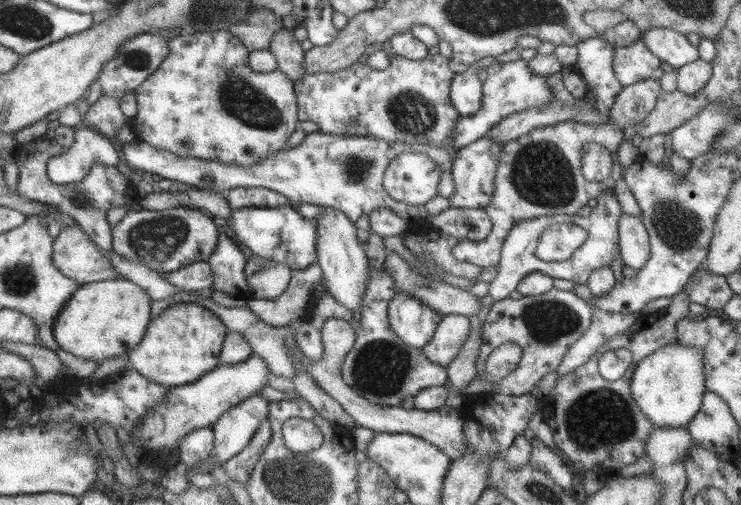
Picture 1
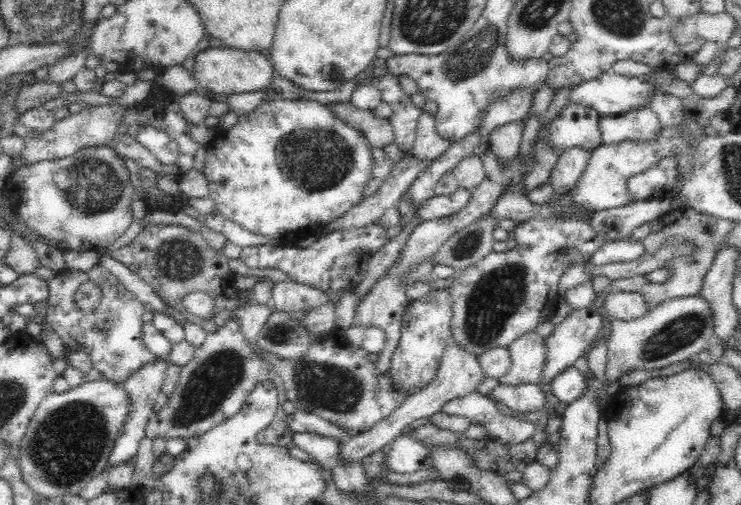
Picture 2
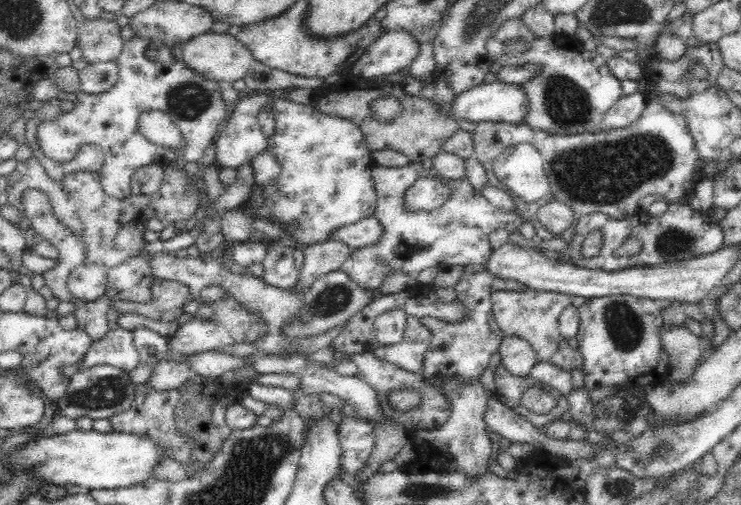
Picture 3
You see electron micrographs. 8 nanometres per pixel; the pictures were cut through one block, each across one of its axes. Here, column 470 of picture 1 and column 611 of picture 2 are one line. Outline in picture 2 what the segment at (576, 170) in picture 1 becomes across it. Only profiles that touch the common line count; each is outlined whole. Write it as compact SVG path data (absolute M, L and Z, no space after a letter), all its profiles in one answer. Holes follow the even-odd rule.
M627 237L621 240L606 241L603 246L594 251L586 263L594 266L607 265L613 262L630 262L644 254L644 246L640 241Z

